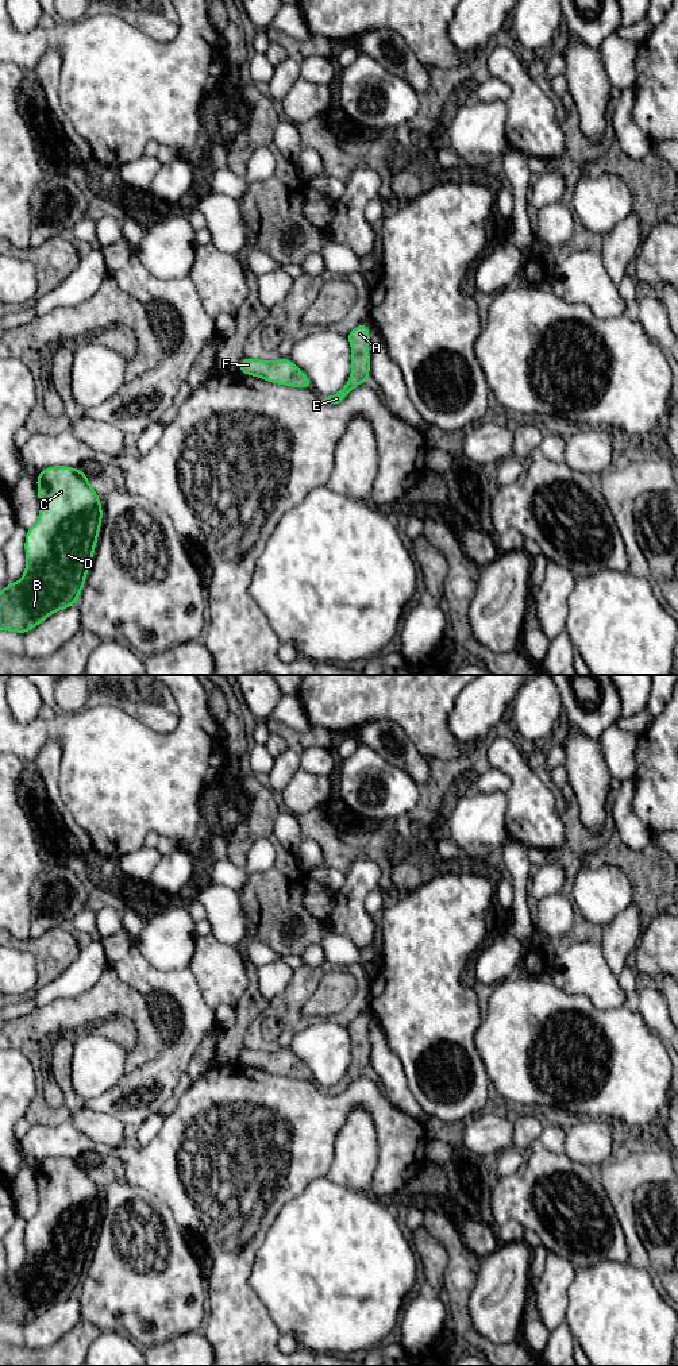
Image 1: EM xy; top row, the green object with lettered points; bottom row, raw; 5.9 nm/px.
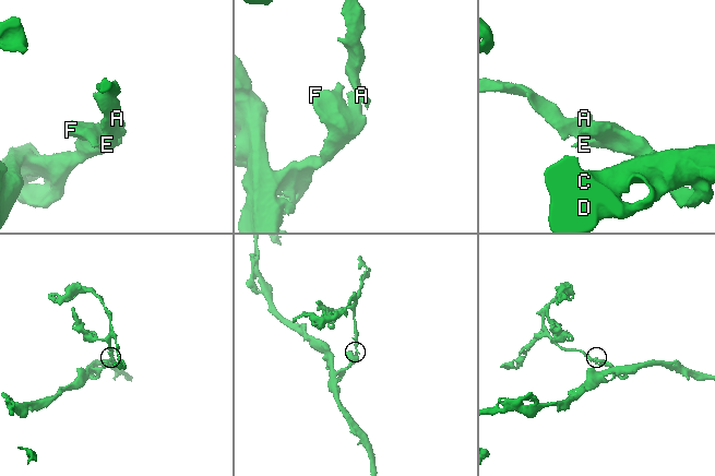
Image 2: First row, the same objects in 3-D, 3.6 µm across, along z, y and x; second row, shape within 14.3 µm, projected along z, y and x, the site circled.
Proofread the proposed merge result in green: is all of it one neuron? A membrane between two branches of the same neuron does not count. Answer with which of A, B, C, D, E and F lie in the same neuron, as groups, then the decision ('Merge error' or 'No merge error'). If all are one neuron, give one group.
Groups: A B C D E F. No merge error

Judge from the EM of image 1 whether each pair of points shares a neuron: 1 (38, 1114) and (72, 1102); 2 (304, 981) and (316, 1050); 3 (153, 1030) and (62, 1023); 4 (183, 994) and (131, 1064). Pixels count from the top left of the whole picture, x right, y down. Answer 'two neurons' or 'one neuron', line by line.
1: one neuron
2: two neurons
3: one neuron
4: two neurons

